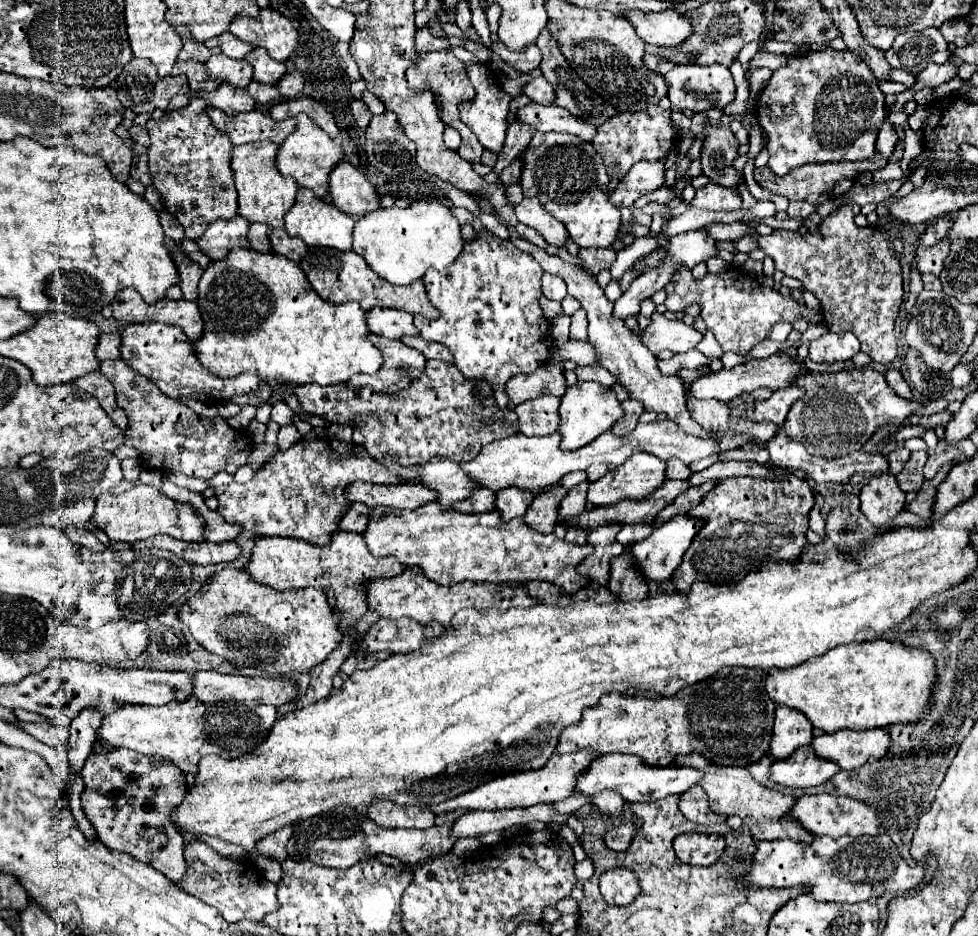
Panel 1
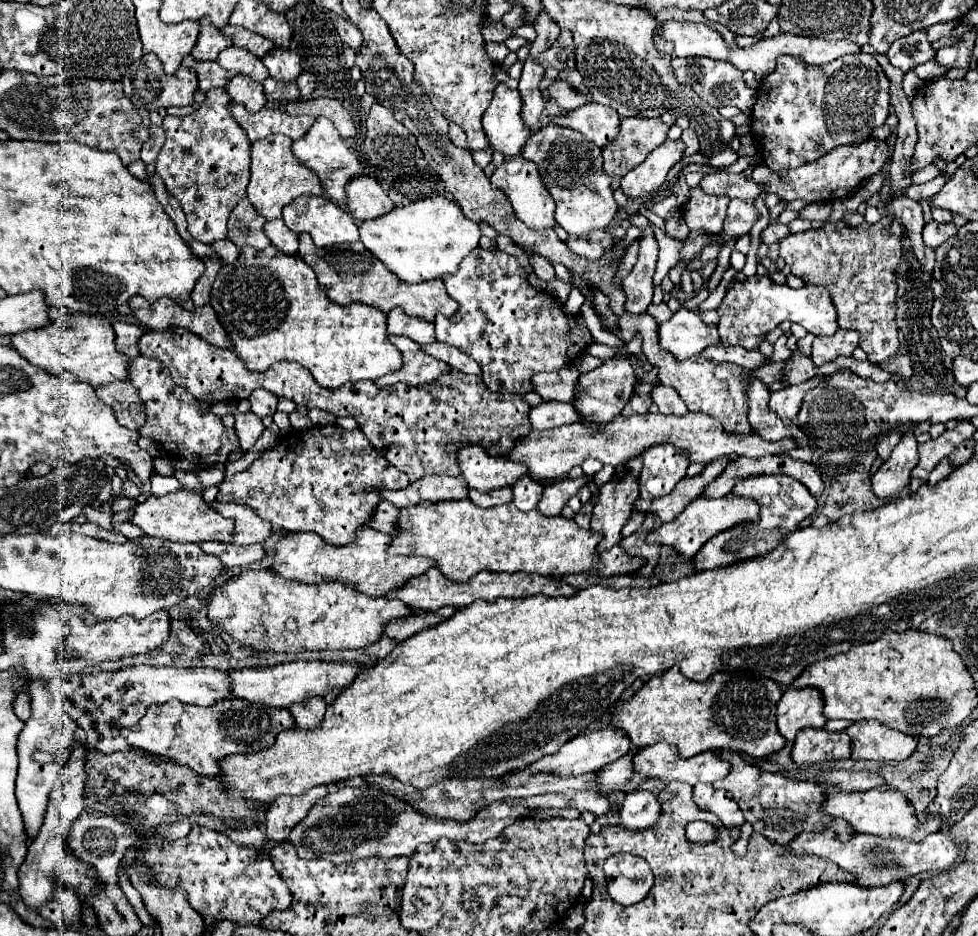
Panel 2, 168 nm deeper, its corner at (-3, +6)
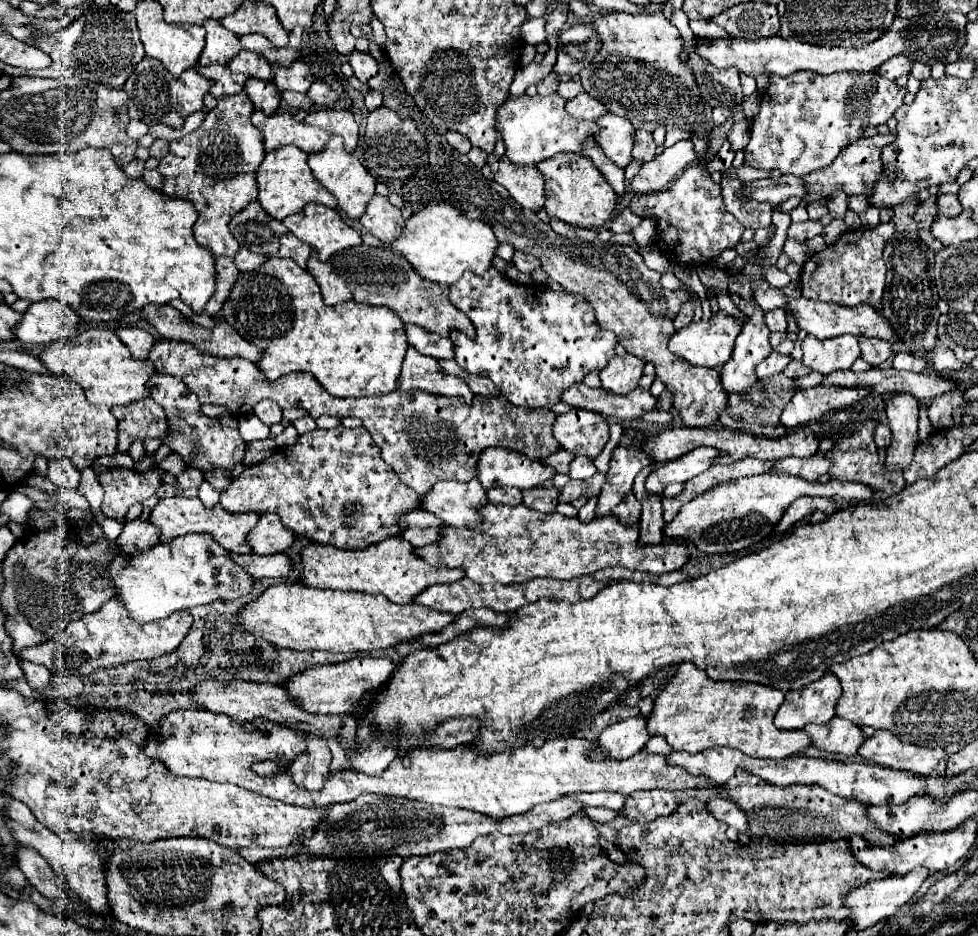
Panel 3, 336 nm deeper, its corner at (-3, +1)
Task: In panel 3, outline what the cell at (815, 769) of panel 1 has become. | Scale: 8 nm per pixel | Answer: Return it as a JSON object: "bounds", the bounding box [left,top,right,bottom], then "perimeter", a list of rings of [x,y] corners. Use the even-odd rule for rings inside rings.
{"bounds":[803,716,865,756],"perimeter":[[[833,716],[827,724],[807,724],[807,728],[803,728],[809,736],[811,736],[811,742],[819,748],[819,750],[825,750],[825,752],[837,752],[837,754],[845,754],[845,756],[853,756],[857,754],[859,746],[863,744],[865,736],[861,732],[861,728],[857,724],[851,724],[849,720],[843,720],[839,716]]]}

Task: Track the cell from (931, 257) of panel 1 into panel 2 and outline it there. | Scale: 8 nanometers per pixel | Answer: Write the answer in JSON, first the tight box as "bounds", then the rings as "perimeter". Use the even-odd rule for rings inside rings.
{"bounds":[923,221,957,249],"perimeter":[[[931,221],[925,225],[923,229],[923,241],[929,249],[937,249],[941,243],[945,243],[947,239],[951,239],[955,233],[957,233],[957,225],[951,221],[951,223],[937,223],[937,221]]]}

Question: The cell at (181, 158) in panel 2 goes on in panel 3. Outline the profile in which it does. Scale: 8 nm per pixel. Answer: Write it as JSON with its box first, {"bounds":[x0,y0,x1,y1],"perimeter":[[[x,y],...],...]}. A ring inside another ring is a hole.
{"bounds":[157,92,265,256],"perimeter":[[[245,92],[217,98],[217,106],[209,110],[201,126],[181,140],[173,140],[169,154],[157,166],[157,172],[163,176],[163,194],[185,198],[197,208],[199,218],[193,232],[197,242],[207,246],[213,256],[235,256],[239,252],[239,242],[229,232],[229,222],[259,194],[255,172],[263,162],[265,148],[259,128],[251,124],[253,110]]]}

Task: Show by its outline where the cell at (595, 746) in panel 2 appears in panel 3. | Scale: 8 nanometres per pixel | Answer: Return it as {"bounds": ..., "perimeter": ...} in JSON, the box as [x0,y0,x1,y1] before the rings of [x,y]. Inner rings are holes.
{"bounds":[599,716,651,760],"perimeter":[[[635,716],[607,726],[601,732],[599,748],[613,760],[625,760],[627,756],[639,752],[649,742],[649,738],[651,734],[647,732],[647,718]]]}

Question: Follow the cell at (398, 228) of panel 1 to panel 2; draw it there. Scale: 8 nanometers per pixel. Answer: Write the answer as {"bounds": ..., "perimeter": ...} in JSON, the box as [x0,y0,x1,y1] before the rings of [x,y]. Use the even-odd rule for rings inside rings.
{"bounds":[359,195,479,283],"perimeter":[[[437,195],[415,201],[405,207],[395,207],[379,219],[359,223],[359,235],[365,249],[369,249],[391,273],[405,283],[421,283],[455,273],[459,263],[479,245],[479,225],[471,223],[459,211],[459,205]]]}

